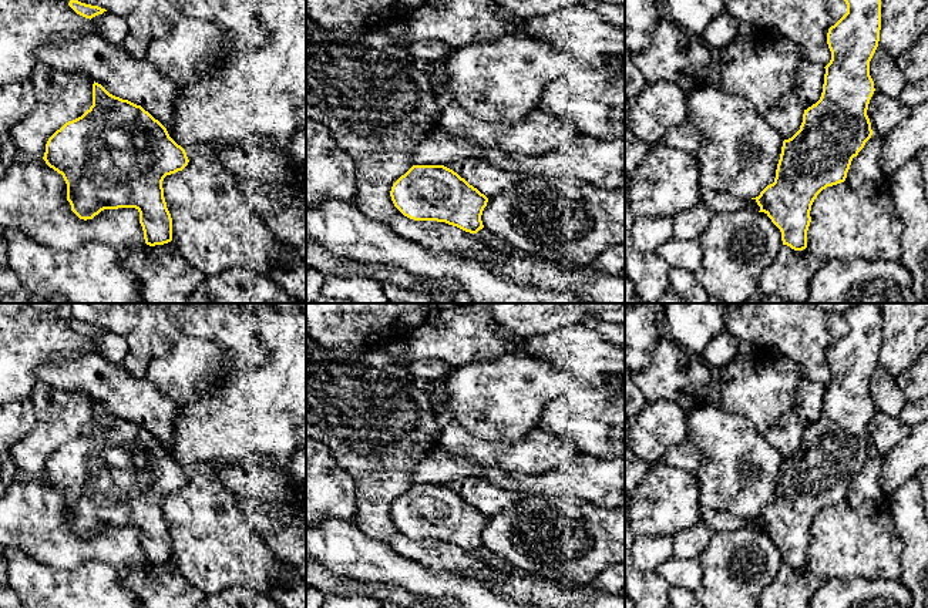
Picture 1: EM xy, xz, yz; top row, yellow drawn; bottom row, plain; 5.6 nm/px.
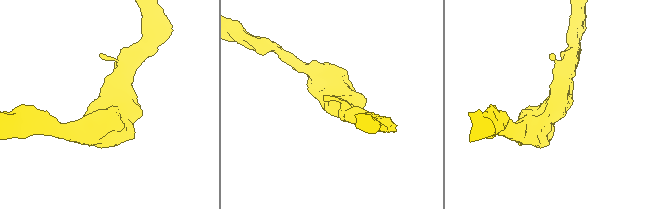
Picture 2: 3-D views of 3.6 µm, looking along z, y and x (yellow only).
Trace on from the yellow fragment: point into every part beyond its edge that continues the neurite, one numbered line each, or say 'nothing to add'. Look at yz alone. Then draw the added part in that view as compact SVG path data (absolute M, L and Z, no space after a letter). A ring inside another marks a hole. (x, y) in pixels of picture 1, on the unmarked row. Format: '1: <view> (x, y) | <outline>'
nothing to add

